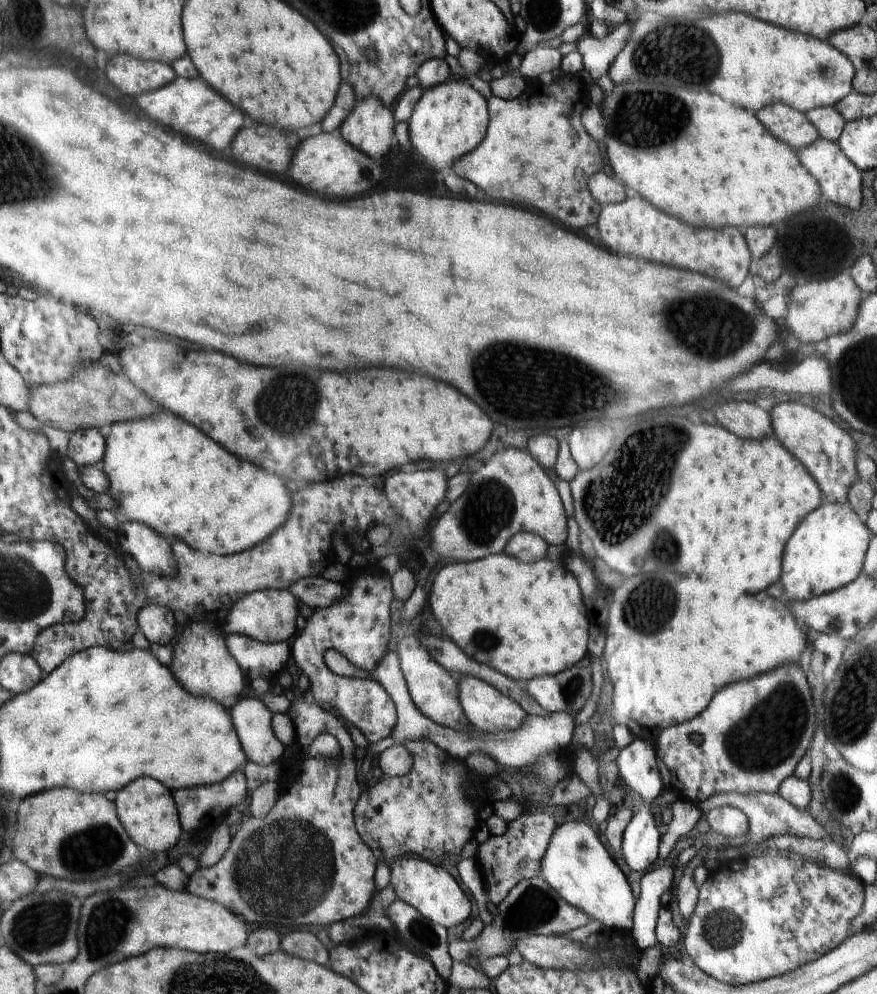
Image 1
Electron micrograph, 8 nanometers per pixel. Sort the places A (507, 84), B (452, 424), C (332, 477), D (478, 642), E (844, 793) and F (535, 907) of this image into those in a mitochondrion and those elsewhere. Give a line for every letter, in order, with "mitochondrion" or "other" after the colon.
A: other
B: other
C: other
D: mitochondrion
E: mitochondrion
F: mitochondrion

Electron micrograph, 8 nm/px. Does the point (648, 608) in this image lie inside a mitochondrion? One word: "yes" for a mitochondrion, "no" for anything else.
yes

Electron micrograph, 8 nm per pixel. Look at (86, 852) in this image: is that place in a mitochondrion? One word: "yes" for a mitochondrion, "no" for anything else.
yes

